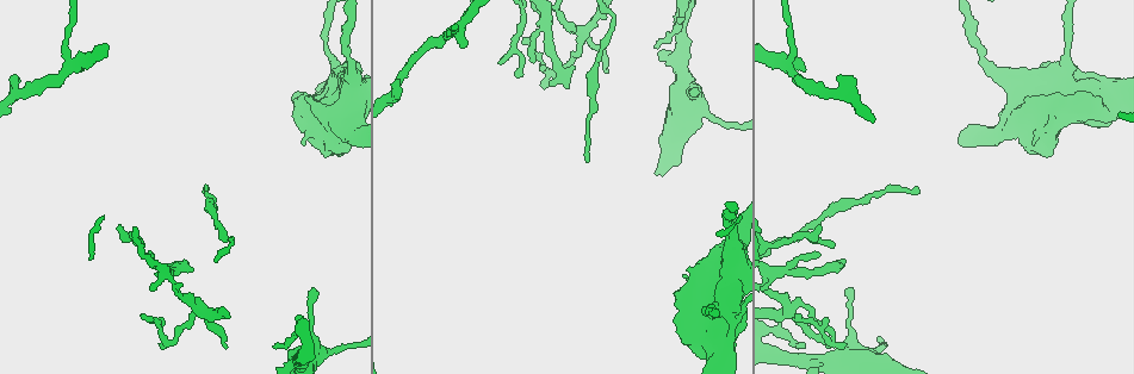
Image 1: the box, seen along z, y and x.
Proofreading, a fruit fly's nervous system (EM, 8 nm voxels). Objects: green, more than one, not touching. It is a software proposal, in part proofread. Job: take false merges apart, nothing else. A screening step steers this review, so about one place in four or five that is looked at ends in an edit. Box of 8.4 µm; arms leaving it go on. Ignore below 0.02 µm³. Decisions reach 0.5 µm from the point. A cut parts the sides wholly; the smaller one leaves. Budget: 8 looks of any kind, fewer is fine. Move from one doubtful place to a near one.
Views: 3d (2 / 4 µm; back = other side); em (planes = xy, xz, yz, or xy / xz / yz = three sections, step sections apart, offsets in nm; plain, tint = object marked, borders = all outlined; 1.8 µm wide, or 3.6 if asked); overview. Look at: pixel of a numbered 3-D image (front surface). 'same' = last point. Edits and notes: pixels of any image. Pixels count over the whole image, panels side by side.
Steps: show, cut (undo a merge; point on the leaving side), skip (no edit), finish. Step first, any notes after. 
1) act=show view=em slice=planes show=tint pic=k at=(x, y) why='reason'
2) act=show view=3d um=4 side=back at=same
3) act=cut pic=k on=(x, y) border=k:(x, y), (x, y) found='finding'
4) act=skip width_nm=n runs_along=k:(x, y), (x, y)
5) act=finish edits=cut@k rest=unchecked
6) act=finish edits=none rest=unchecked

act=show view=3d um=4 pic=1 at=(73, 63) why='branch point'

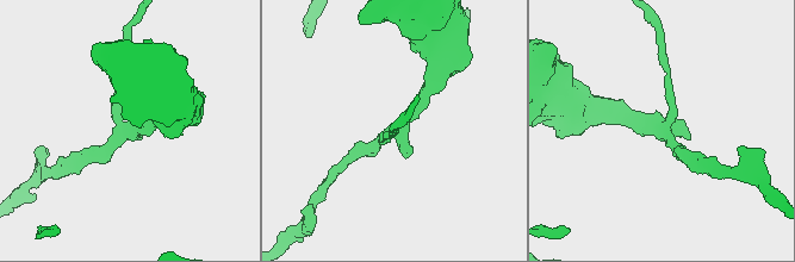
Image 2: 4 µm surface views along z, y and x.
act=show view=em slice=planes show=tint pic=2 at=(662, 131) arms=3 why='now the EM'

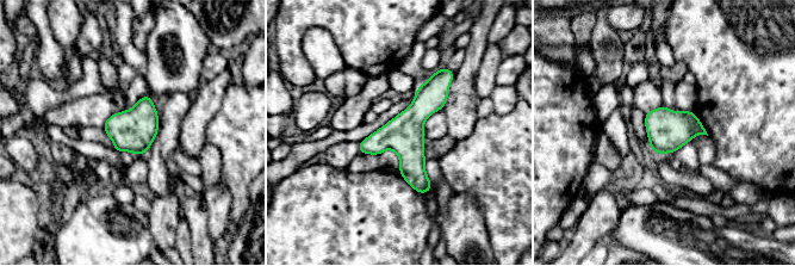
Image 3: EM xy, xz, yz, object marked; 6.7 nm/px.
act=skip runs_along=3:(445, 78), (412, 118), (421, 190) found='one cell here'

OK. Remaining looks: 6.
act=show view=em um=3.6 slice=xy step=8 show=tint pic=1 at=(1062, 81) why='thick turns thin'

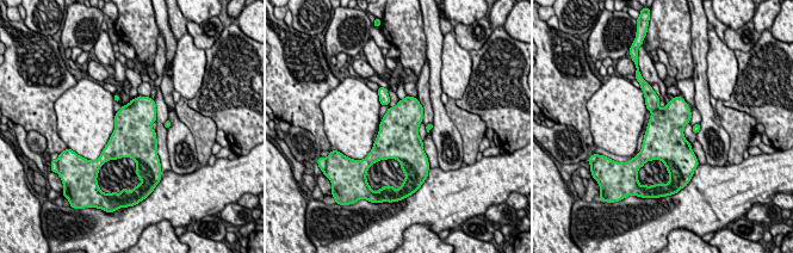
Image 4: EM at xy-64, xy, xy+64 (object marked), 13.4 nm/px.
act=show view=em um=3.6 slice=planes show=tint at=same why='cut it another way'

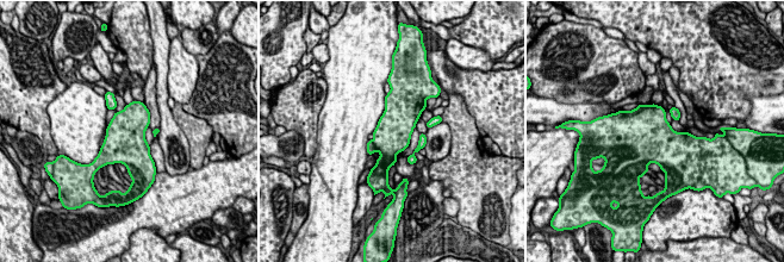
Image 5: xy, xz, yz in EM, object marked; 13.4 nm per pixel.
act=cut pic=5 on=(371, 149) width_nm=500 border=5:(371, 141), (375, 150) found='a second cell is stuck on'

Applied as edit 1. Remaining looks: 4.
act=show view=overview

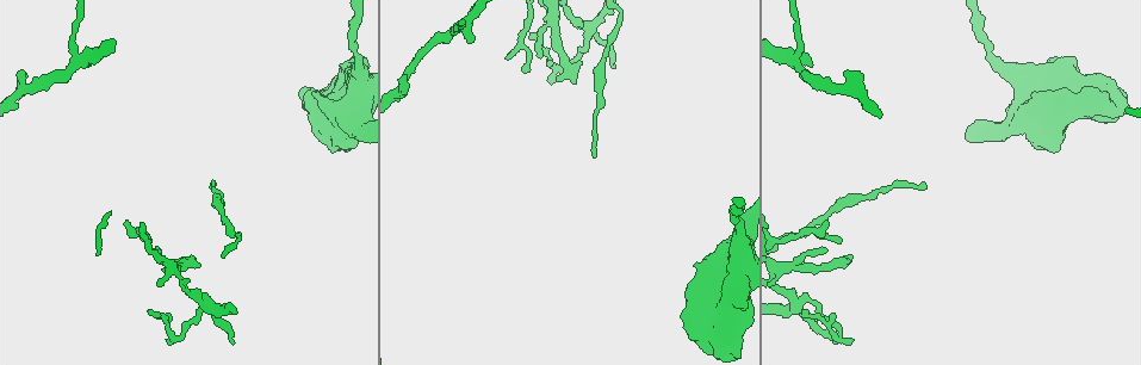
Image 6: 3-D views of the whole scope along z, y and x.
act=show view=3d um=2 pic=6 at=(583, 26) why='three arms meet'

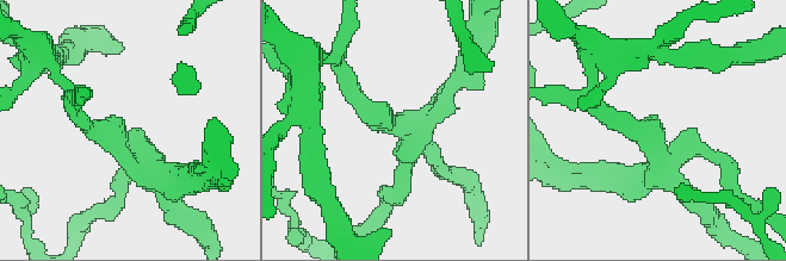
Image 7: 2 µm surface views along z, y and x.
act=show view=em slice=planes show=plain pic=7 at=(130, 163)

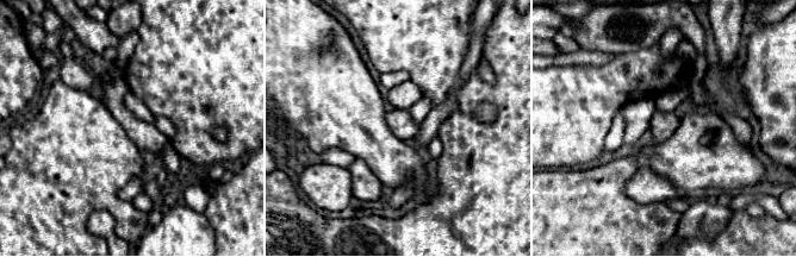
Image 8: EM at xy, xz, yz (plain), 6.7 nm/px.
act=show view=em slice=planes show=borders at=same

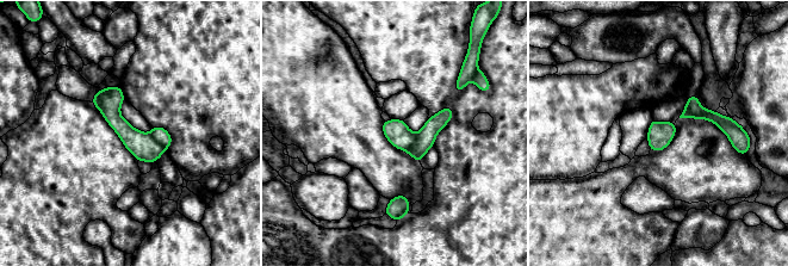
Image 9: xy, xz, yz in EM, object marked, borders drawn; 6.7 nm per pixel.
act=cut pic=9 on=(426, 137) part_leaving=9:(689, 100), (733, 140) found='a second cell is stuck on'

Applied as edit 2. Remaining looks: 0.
act=finish edits=cut@5,cut@9 rest=unchecked

